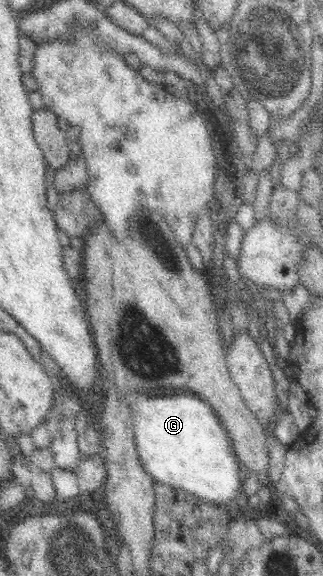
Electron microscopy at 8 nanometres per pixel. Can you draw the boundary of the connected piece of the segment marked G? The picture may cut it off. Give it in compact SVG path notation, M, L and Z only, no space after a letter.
M194 394L134 400L130 419L138 461L155 483L182 489L218 505L241 492L243 474L228 435L217 414Z

